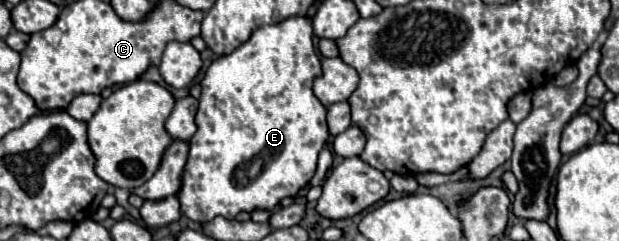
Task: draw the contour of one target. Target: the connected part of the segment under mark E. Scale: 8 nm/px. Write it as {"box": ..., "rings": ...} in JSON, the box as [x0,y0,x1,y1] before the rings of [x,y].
{"box":[177,16,329,222],"rings":[[[297,16],[297,18],[287,18],[285,22],[273,24],[273,26],[263,26],[259,30],[253,32],[253,36],[241,44],[235,52],[221,56],[219,60],[215,60],[207,72],[205,78],[201,82],[201,98],[199,98],[199,112],[197,112],[197,132],[195,136],[189,140],[189,158],[187,158],[187,166],[183,172],[183,182],[181,182],[181,190],[177,192],[179,200],[181,200],[181,212],[197,222],[211,222],[217,216],[223,218],[235,218],[239,212],[253,212],[253,210],[269,210],[273,206],[279,204],[279,200],[295,196],[315,174],[317,168],[317,156],[323,150],[323,146],[327,144],[329,138],[329,128],[327,128],[327,108],[319,102],[319,98],[313,94],[313,80],[321,76],[321,60],[319,54],[313,46],[313,24],[311,18],[307,16]]]}

